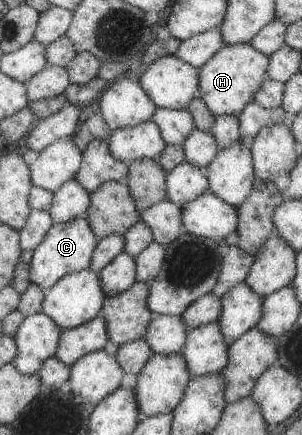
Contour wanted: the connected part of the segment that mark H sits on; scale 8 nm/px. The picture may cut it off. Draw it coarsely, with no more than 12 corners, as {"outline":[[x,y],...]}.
{"outline":[[250,43],[222,45],[196,68],[213,115],[253,102],[268,56]]}

